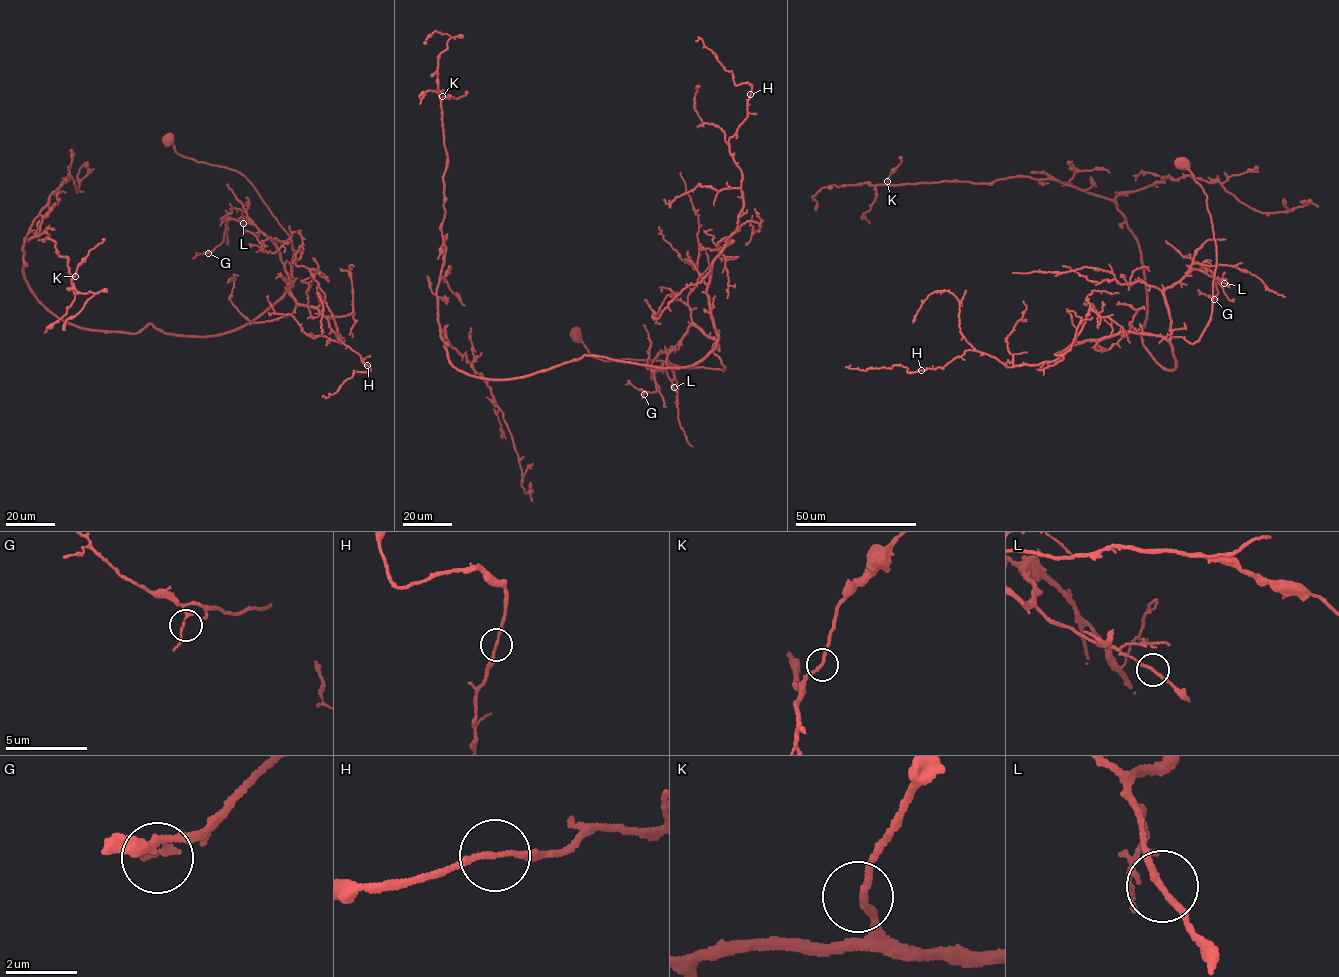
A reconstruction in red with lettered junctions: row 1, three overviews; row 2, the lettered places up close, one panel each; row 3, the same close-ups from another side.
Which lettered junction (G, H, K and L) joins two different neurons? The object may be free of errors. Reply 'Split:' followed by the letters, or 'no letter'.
Split: no letter

